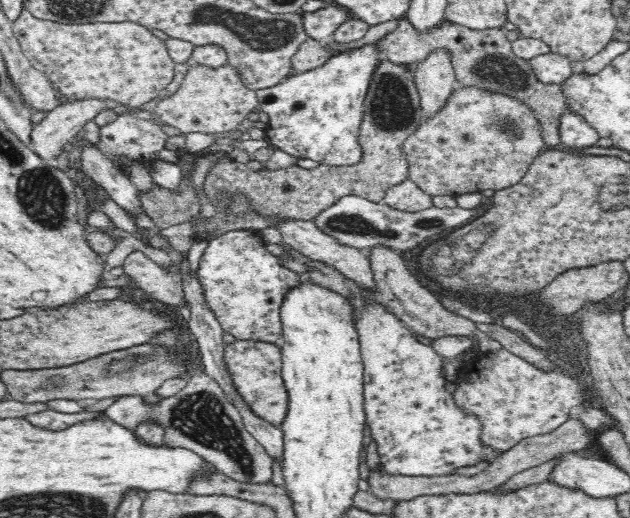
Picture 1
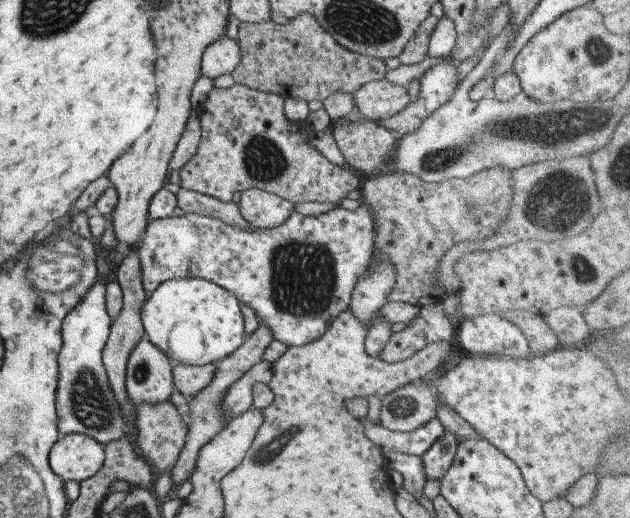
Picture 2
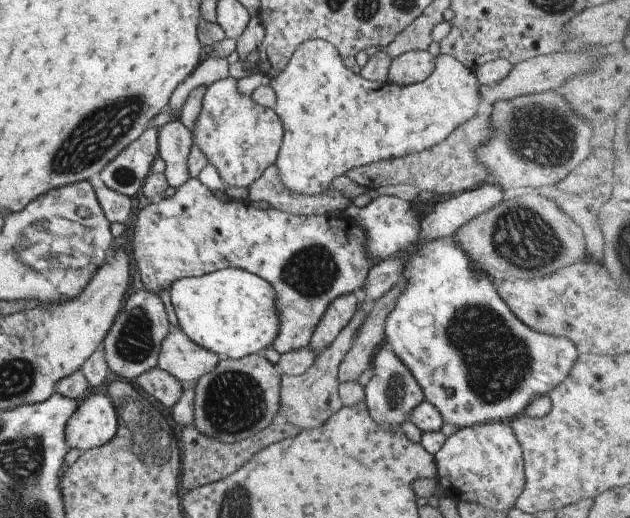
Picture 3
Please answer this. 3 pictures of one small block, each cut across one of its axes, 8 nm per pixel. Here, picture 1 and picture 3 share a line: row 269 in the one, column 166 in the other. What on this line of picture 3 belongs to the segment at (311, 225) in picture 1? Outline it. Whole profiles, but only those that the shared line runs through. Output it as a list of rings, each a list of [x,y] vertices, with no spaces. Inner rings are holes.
[[[179,326],[171,328],[163,338],[157,357],[157,367],[179,382],[195,382],[215,368],[219,356],[193,344]]]

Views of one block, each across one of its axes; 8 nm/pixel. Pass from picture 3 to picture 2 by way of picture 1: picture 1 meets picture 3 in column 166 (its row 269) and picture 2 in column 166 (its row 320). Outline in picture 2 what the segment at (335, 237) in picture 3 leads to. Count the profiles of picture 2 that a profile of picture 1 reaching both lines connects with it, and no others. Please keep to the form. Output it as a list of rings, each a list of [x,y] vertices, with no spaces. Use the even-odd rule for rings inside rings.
[[[360,204],[353,212],[337,207],[333,210],[320,214],[318,216],[303,216],[293,212],[288,216],[283,224],[277,225],[272,229],[255,229],[248,226],[247,229],[236,229],[224,222],[201,215],[185,213],[181,217],[167,217],[166,219],[148,220],[143,230],[142,238],[138,248],[138,257],[140,260],[140,269],[142,276],[142,285],[146,294],[155,290],[162,282],[169,279],[180,278],[198,278],[211,281],[220,286],[223,290],[231,292],[239,303],[246,304],[258,316],[260,323],[265,323],[272,332],[272,338],[282,342],[286,347],[298,347],[315,339],[318,339],[326,328],[332,323],[332,320],[346,310],[350,294],[358,276],[362,275],[367,263],[371,260],[374,250],[374,221],[370,218],[370,213],[363,204]]]

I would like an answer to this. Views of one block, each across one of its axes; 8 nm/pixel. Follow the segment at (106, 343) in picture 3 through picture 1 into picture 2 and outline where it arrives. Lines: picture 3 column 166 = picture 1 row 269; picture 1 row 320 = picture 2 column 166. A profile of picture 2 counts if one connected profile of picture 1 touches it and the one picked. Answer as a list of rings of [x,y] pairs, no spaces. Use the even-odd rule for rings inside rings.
[[[141,338],[126,362],[124,391],[129,405],[139,407],[165,402],[173,390],[169,360],[147,338]]]

